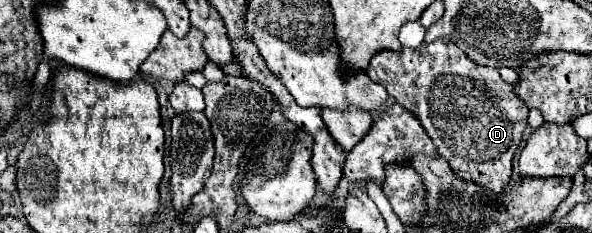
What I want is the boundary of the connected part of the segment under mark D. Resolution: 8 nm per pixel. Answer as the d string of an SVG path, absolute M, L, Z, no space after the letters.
M440 37L418 49L382 49L372 57L366 73L420 119L436 145L448 139L448 163L458 177L486 185L492 193L504 191L510 183L512 157L526 129L528 109L512 93L510 83L502 81L498 69L474 63L456 43Z

